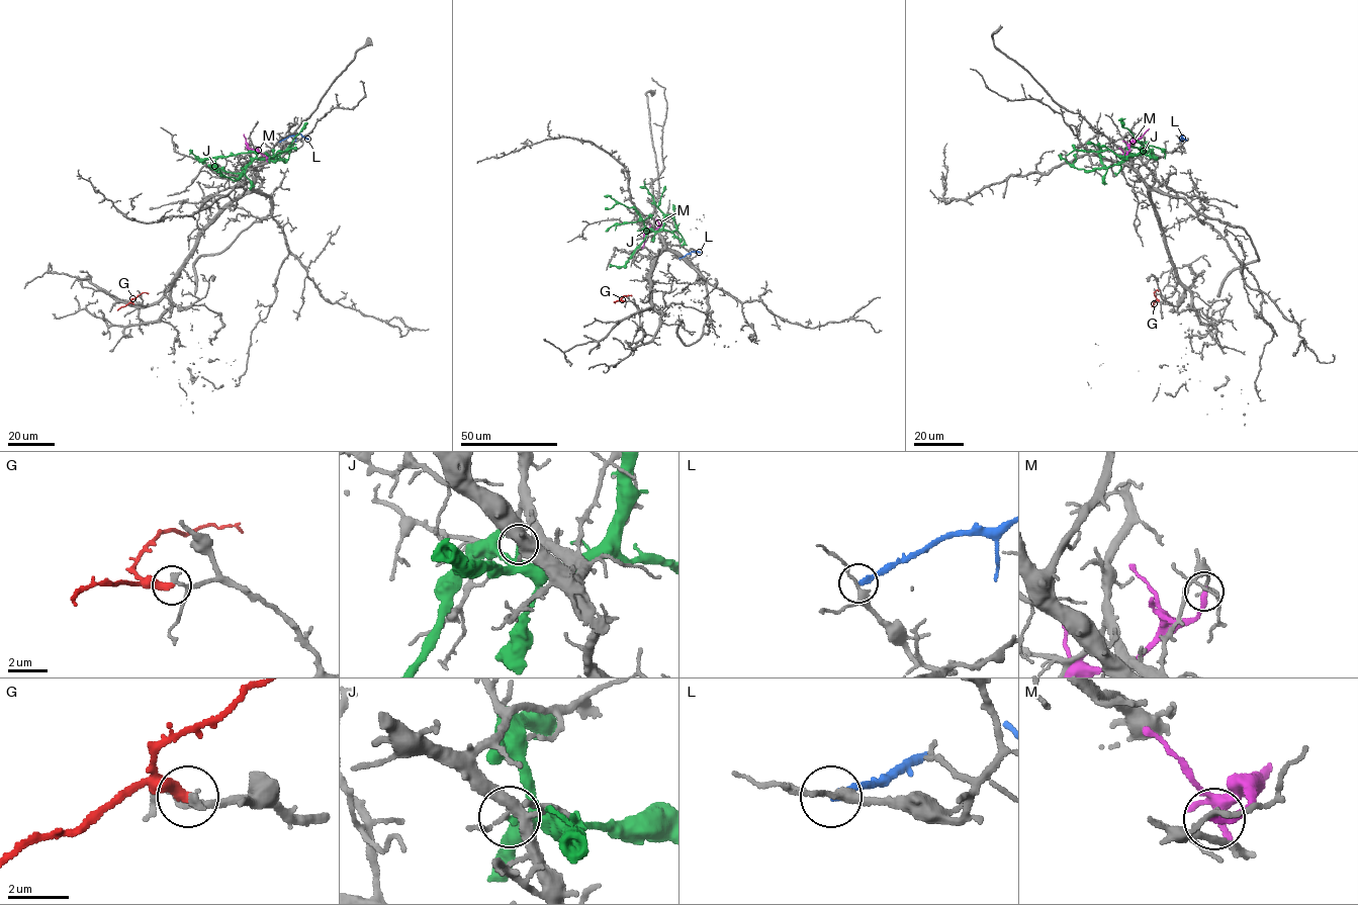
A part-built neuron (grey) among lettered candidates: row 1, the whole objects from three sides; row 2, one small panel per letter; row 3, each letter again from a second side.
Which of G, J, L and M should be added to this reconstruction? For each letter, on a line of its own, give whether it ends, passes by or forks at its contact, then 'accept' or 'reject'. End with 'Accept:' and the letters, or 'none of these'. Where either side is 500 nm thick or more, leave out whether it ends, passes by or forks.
G: it ends | reject
J: it ends | reject
L: it ends | reject
M: it ends | reject
Accept: none of these

